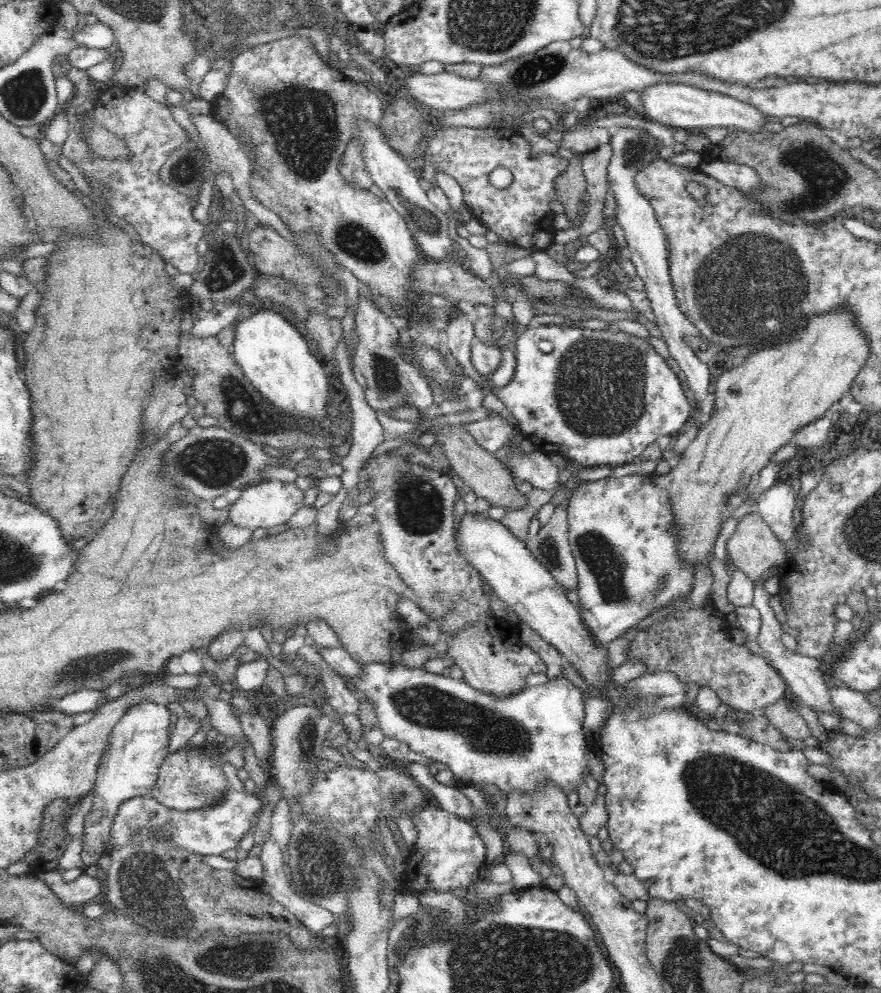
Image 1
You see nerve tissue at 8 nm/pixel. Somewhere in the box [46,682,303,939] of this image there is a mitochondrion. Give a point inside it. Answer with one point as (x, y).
(147, 888)

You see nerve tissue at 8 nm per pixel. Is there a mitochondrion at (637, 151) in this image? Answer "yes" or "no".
yes

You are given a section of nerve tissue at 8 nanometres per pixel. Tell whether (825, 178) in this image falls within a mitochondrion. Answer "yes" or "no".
yes

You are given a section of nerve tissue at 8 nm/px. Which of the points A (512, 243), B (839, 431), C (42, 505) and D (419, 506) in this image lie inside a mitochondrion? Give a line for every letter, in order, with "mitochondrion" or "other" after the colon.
A: other
B: other
C: other
D: mitochondrion

